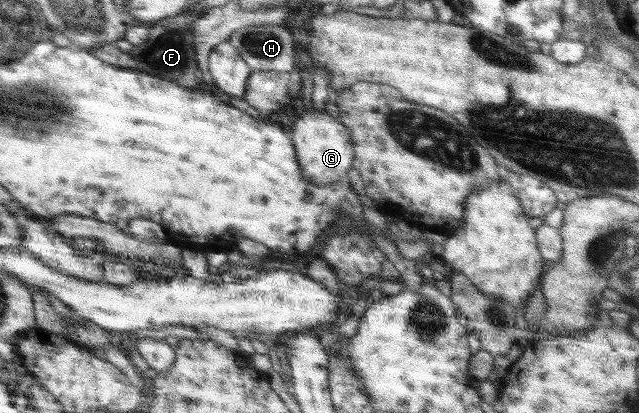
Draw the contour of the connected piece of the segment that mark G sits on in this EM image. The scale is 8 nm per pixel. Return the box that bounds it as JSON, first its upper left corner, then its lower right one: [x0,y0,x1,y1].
[289,107,355,185]

